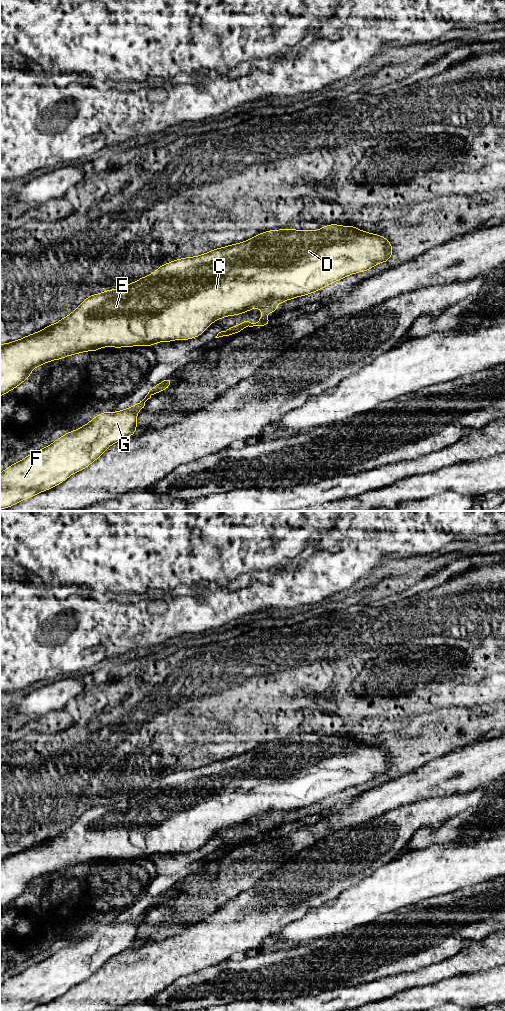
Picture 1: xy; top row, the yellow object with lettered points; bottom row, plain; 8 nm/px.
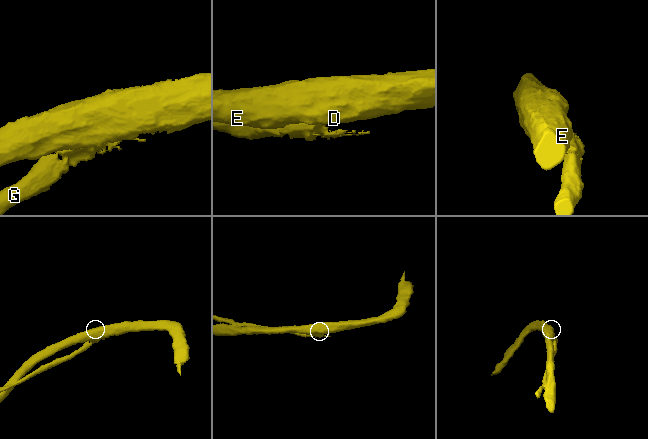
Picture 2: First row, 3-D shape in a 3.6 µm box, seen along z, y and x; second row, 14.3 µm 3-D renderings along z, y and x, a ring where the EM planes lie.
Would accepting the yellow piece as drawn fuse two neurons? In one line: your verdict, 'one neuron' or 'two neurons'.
two neurons

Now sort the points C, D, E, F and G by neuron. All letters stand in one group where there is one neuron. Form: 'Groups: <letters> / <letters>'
Groups: C D E / F G

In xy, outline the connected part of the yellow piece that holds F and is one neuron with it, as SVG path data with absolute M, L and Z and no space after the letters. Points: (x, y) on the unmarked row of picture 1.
M171 889L166 890L164 893L152 899L145 910L137 916L124 922L119 922L116 925L114 925L113 922L109 924L102 924L82 939L67 944L47 959L35 963L22 972L11 976L0 985L0 1011L32 1010L41 1004L45 1004L63 995L71 987L84 982L96 973L111 957L123 952L124 950L133 948L137 942L137 925L144 920L145 914L148 911L150 911L154 906L167 902L172 894L173 891Z

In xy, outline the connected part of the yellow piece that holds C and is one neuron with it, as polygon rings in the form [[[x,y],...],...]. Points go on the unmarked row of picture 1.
[[[329,736],[319,742],[297,742],[297,741],[278,741],[268,742],[249,750],[244,754],[231,756],[221,760],[215,760],[205,766],[193,769],[183,769],[158,779],[151,786],[144,788],[133,795],[123,799],[104,802],[103,805],[92,806],[77,818],[72,825],[61,830],[57,835],[50,836],[44,841],[27,847],[19,852],[0,856],[0,909],[18,899],[22,894],[31,888],[31,883],[47,874],[60,872],[70,867],[80,866],[86,863],[96,864],[97,861],[104,859],[134,859],[134,858],[153,858],[158,854],[172,854],[174,852],[190,852],[199,849],[215,833],[227,828],[235,828],[248,824],[254,820],[268,821],[273,815],[282,816],[286,812],[306,808],[324,799],[337,794],[347,788],[359,784],[366,784],[377,776],[387,774],[393,765],[393,759],[389,752],[382,747],[369,745],[359,742],[356,738],[342,738],[339,736]]]

